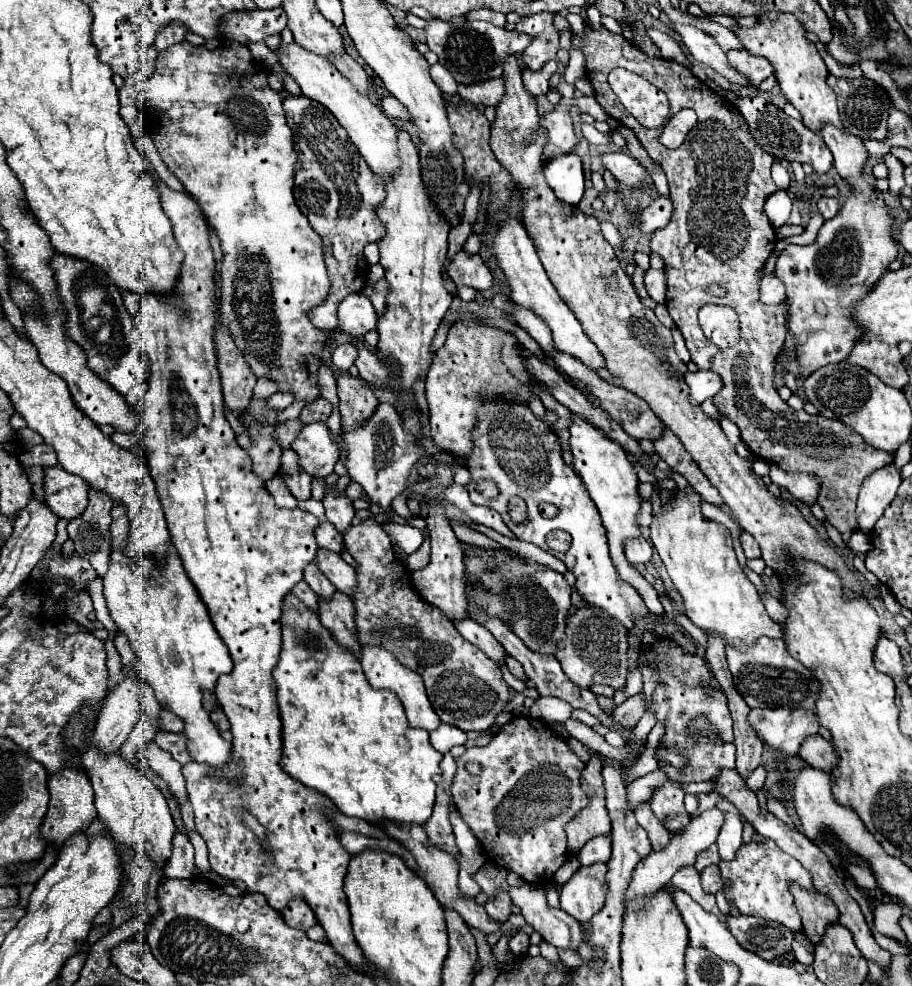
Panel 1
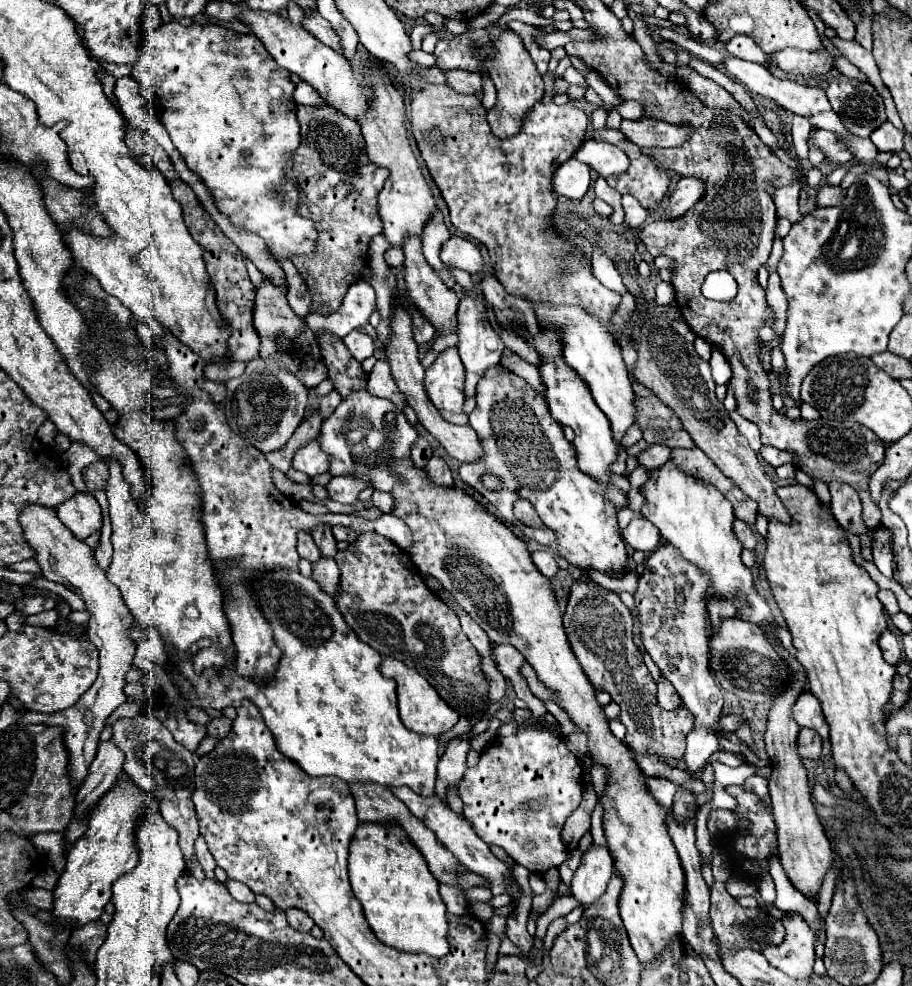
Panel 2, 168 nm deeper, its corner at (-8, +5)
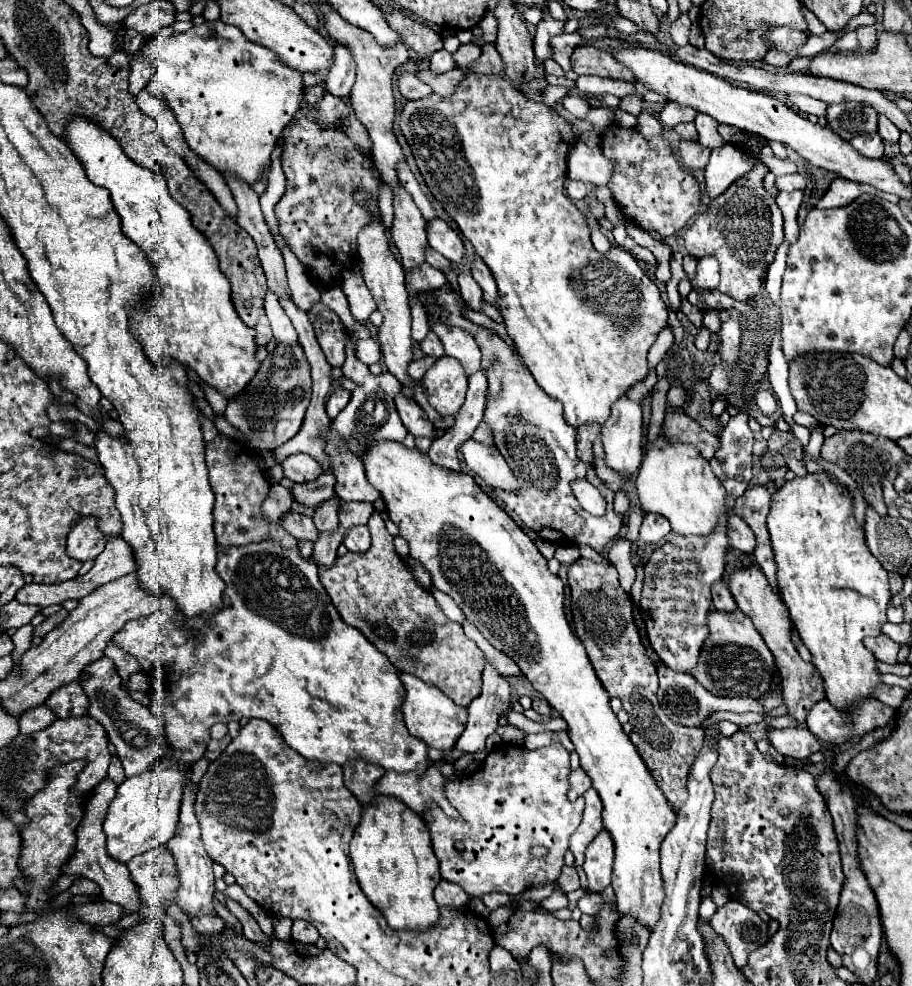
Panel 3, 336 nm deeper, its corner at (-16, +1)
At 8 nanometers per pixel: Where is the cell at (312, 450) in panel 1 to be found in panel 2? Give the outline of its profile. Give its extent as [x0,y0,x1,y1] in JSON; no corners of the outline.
[292,441,328,477]

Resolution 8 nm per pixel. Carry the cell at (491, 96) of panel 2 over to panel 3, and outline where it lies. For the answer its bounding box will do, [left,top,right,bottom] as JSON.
[454,43,480,67]

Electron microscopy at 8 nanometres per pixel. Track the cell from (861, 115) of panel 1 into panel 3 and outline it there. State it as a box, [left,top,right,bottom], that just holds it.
[828,103,878,139]

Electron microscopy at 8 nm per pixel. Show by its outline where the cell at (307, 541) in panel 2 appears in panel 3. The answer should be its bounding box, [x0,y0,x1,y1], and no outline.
[282,511,318,543]

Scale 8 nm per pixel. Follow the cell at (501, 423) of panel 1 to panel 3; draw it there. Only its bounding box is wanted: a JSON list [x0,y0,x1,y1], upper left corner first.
[430,285,622,553]

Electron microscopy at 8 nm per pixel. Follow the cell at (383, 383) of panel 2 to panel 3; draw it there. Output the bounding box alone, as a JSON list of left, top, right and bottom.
[396,391,434,437]

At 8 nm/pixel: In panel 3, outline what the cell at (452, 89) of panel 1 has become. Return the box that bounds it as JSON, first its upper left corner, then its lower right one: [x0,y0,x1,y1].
[398,73,432,99]

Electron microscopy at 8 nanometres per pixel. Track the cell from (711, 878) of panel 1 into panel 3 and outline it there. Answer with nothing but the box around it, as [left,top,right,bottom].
[710,901,770,969]

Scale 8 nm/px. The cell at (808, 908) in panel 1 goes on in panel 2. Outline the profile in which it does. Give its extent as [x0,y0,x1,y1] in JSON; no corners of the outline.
[760,623,832,899]

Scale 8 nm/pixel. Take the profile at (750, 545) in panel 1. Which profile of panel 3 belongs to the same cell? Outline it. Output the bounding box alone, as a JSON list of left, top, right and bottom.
[728,515,756,553]

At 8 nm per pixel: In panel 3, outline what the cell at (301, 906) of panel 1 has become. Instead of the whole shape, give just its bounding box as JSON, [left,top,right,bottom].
[292,921,318,943]

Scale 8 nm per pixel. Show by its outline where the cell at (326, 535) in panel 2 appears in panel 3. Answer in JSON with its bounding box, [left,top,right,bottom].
[314,499,340,533]

